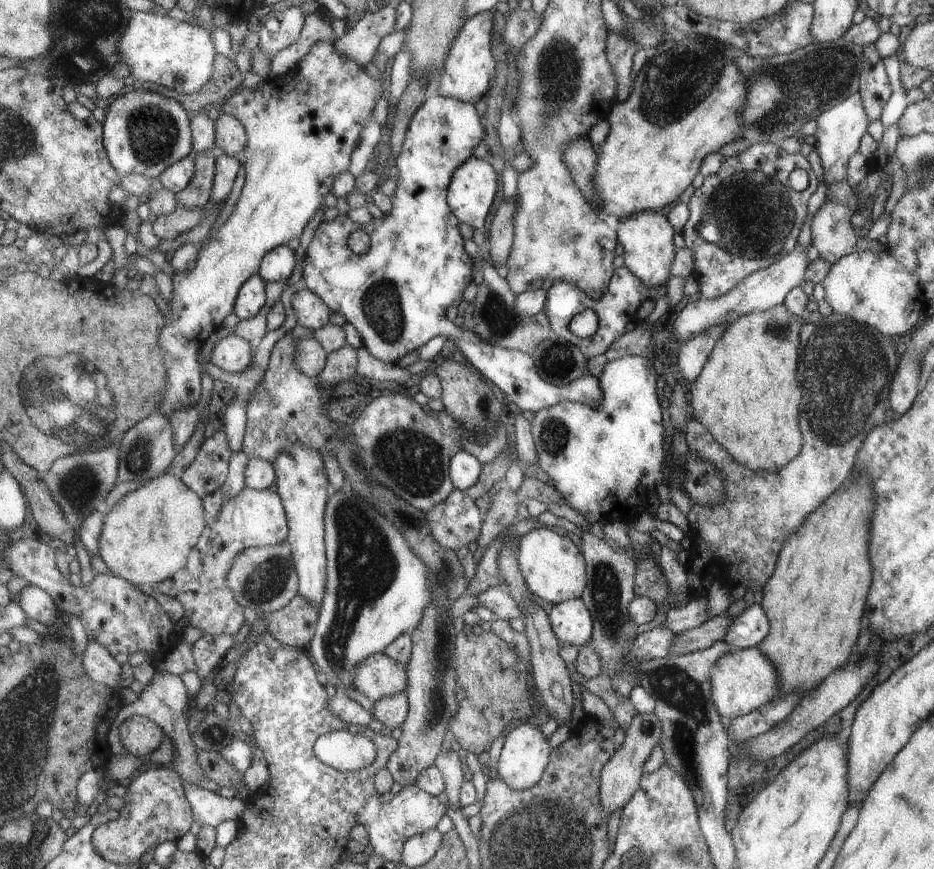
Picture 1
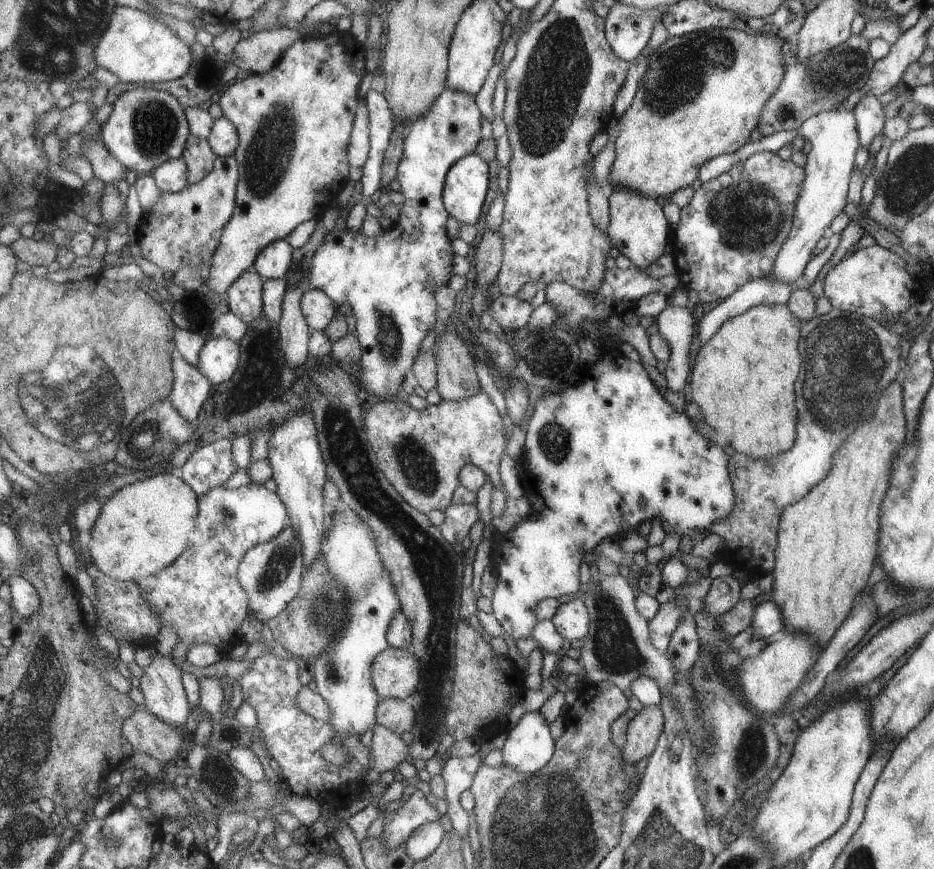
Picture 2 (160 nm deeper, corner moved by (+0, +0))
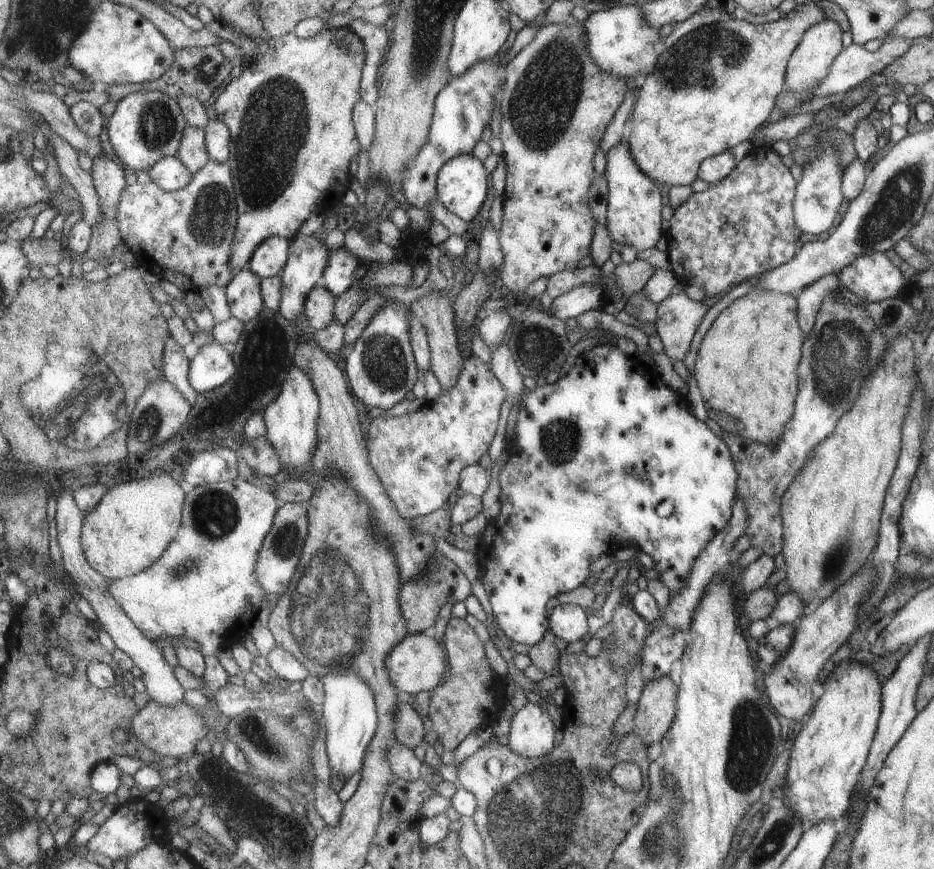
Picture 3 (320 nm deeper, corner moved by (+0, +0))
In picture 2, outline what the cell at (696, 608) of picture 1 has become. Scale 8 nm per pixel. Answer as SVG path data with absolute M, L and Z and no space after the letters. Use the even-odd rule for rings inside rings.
M732 575L718 577L710 584L701 599L707 614L721 615L739 600L739 589L743 586Z

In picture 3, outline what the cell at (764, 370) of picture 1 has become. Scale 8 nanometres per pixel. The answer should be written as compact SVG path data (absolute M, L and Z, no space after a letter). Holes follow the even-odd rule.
M751 289L721 310L701 339L694 361L694 377L706 414L715 422L715 427L745 437L746 441L775 444L795 410L799 388L795 368L800 360L799 348L802 348L801 332L795 318L795 298L791 293Z

